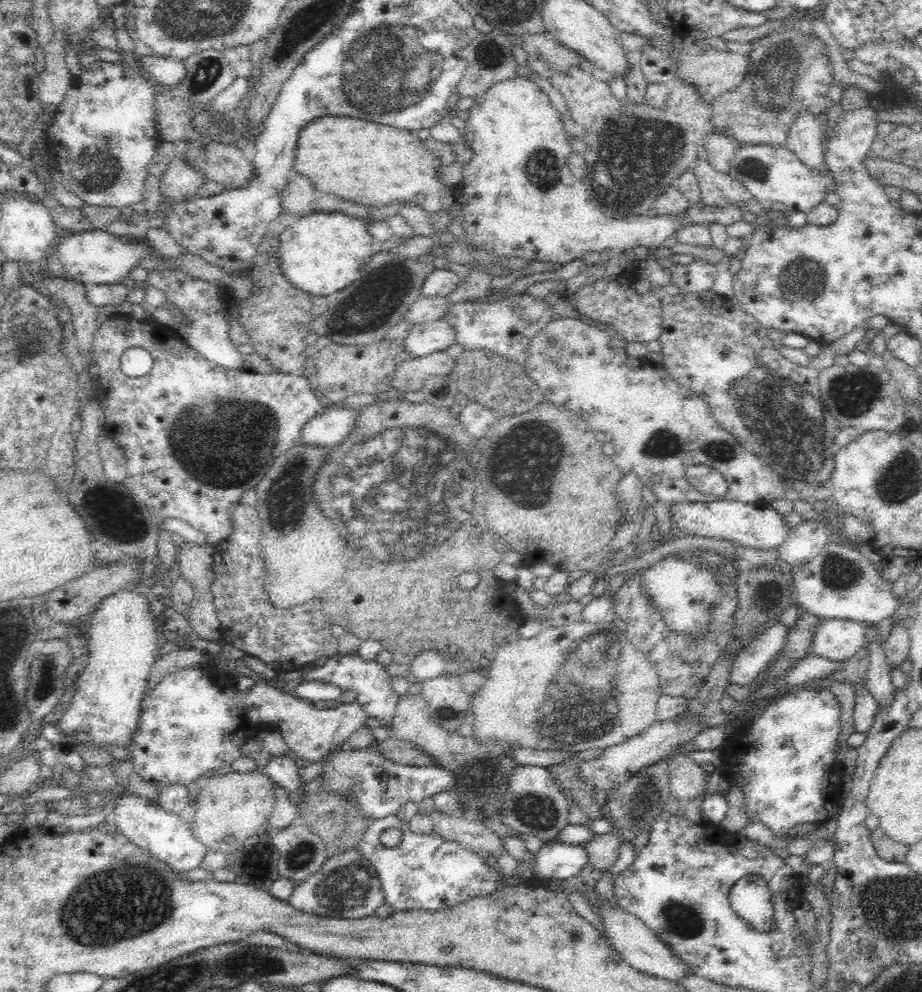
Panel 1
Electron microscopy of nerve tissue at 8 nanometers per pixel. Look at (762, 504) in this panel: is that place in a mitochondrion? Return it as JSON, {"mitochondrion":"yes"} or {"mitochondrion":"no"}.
{"mitochondrion":"no"}

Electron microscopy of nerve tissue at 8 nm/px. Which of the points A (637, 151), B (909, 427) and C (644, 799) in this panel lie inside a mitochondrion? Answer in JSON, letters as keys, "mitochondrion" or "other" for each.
{"A":"mitochondrion","B":"other","C":"other"}

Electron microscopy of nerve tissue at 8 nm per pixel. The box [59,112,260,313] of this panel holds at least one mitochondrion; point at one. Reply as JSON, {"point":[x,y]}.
{"point":[100,167]}

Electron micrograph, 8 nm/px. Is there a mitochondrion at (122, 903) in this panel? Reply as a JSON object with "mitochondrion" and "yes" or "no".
{"mitochondrion":"yes"}

